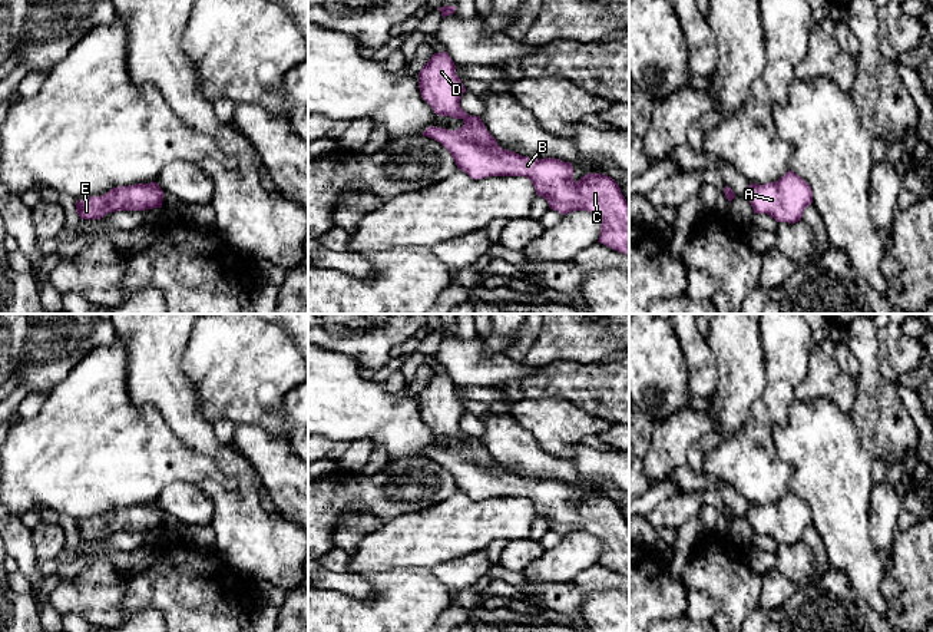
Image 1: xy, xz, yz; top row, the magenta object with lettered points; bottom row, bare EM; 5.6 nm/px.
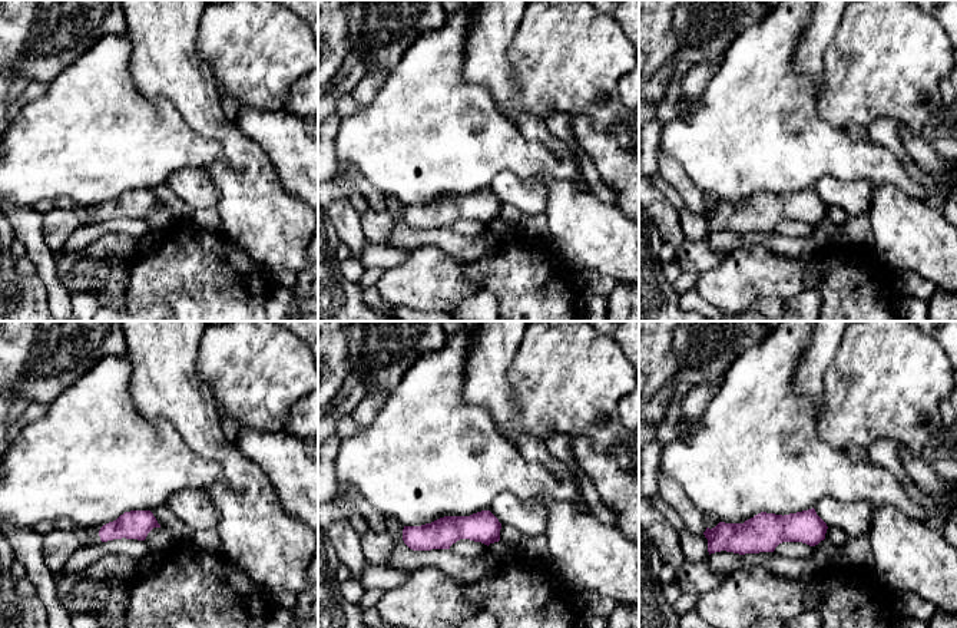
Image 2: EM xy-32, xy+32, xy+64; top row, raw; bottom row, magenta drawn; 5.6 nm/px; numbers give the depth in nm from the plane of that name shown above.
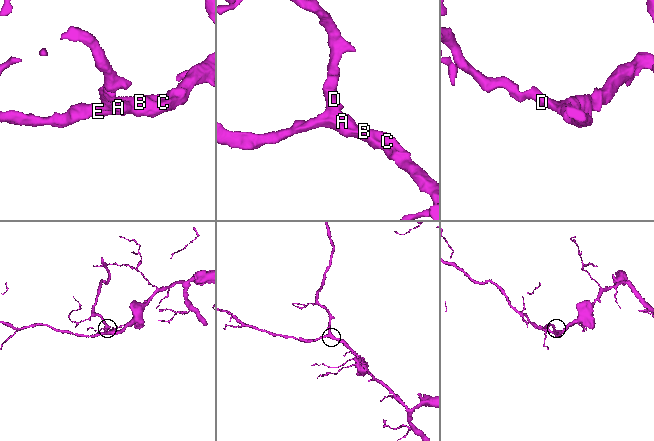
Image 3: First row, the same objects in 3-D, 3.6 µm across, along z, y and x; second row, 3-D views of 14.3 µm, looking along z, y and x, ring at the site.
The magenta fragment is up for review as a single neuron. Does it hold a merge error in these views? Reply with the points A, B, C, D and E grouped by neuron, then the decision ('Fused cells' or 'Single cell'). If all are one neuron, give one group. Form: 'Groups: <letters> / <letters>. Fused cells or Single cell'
Groups: A B C D E. Single cell

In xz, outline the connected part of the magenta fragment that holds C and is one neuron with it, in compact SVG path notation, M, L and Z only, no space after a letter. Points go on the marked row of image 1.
M447 52L434 53L418 73L421 97L433 107L436 115L461 119L463 126L456 130L430 126L421 135L440 142L453 156L457 169L473 179L489 176L525 176L536 189L536 195L549 202L549 208L566 215L575 211L588 211L601 219L599 244L629 255L629 204L619 185L608 175L588 173L578 182L573 181L573 166L555 158L526 158L516 152L502 149L490 135L480 116L467 115L460 107L460 99L466 92L456 75L456 64Z

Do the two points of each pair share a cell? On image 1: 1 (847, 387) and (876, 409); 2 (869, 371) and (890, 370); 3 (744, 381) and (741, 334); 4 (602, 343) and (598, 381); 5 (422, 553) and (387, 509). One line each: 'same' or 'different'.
1: different
2: different
3: same
4: different
5: different

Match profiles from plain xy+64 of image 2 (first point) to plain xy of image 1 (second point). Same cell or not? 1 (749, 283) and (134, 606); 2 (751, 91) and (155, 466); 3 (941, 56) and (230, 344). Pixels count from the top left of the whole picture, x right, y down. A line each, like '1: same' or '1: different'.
1: different
2: same
3: same

